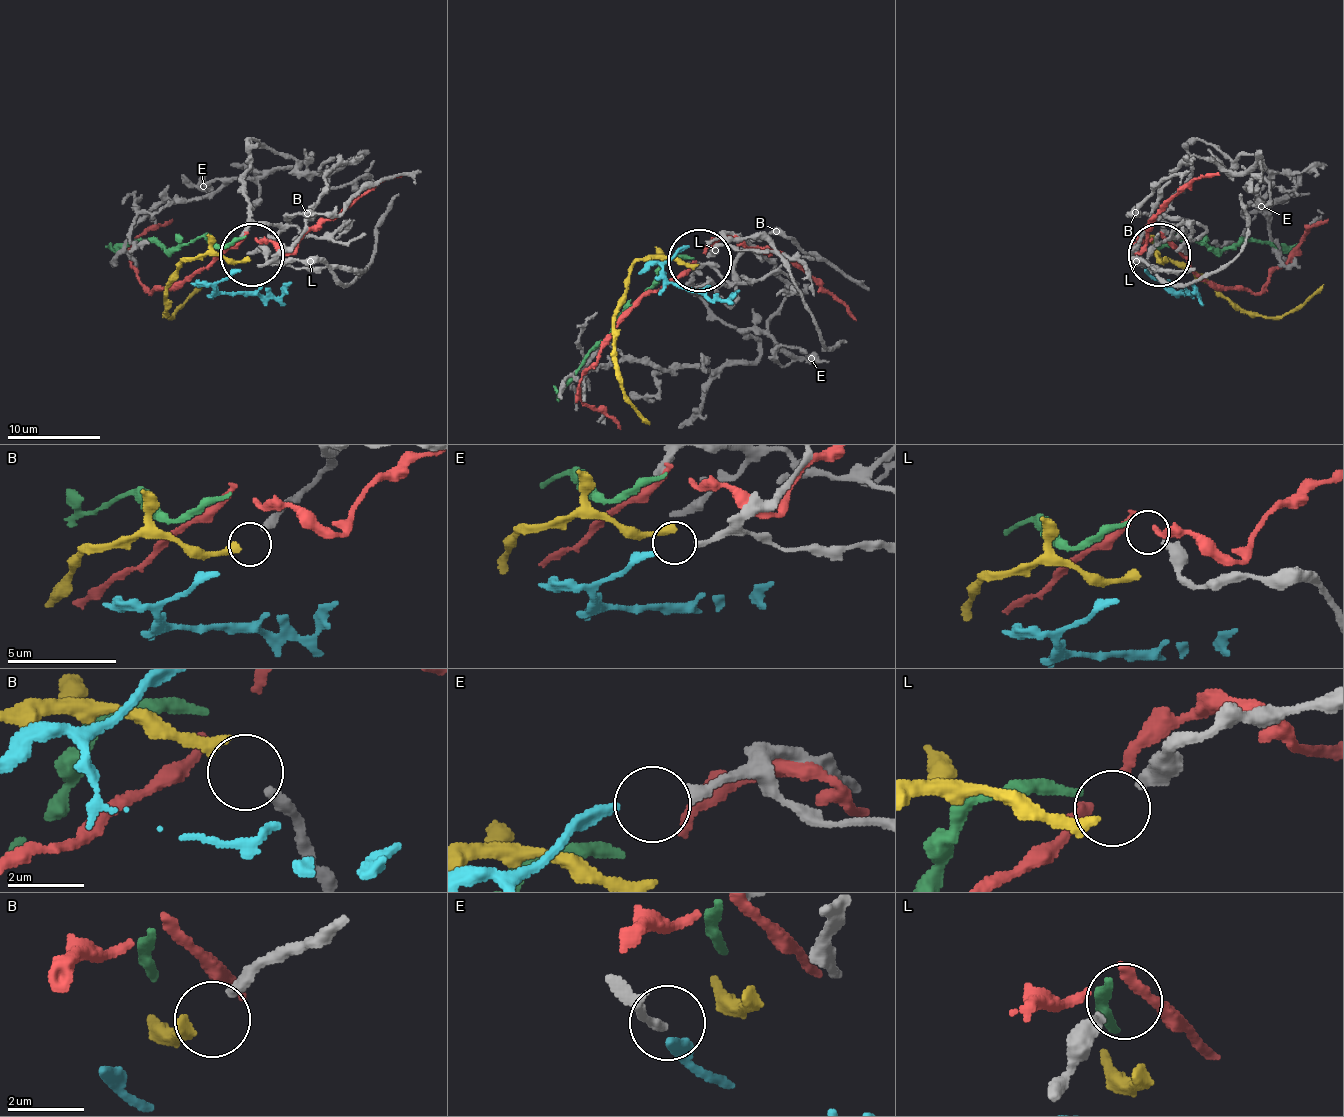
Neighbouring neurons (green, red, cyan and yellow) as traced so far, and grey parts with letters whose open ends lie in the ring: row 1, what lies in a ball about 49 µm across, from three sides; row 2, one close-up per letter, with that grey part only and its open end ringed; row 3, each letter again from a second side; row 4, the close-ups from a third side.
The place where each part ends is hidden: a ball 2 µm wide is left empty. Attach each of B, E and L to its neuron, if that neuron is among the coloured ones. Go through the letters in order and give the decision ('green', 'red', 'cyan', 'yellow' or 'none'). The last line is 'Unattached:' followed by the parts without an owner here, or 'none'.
B: yellow
E: cyan
L: none
Unattached: L

